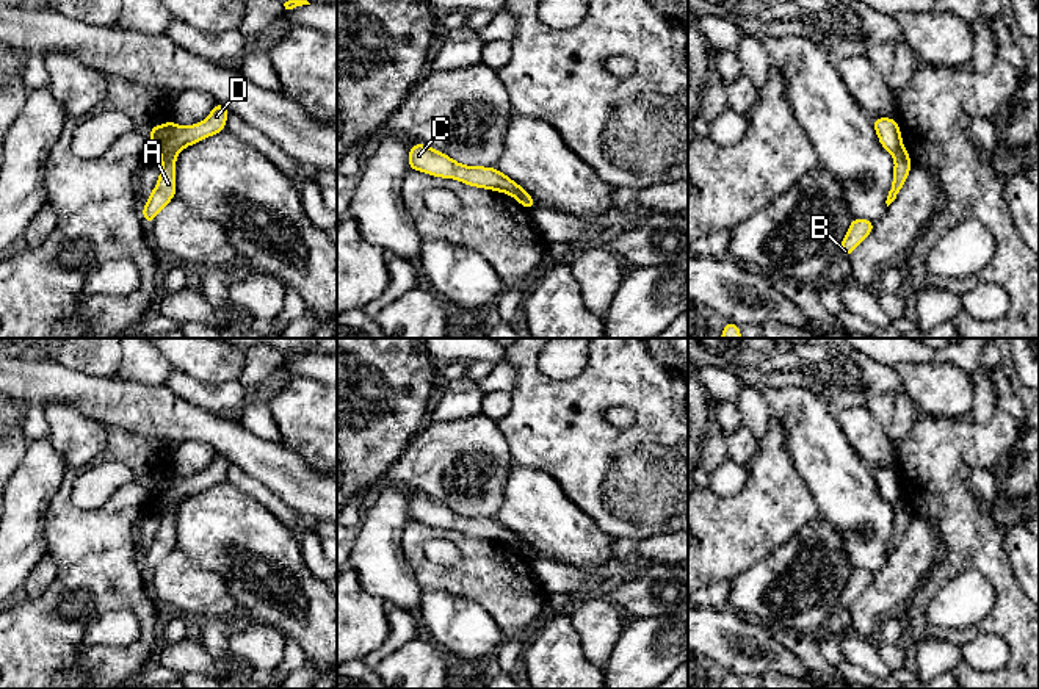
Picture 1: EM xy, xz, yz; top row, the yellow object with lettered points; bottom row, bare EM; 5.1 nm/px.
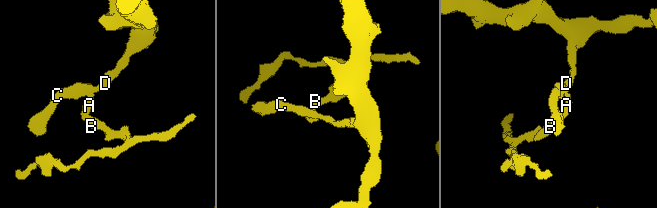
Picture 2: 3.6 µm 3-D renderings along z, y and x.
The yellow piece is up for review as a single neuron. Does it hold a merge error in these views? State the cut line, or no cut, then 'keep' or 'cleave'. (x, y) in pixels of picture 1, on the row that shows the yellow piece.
cut xy (179, 149), (168, 151), (160, 157); cleave

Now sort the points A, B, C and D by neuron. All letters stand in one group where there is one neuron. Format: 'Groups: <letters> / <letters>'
Groups: A B / C D

